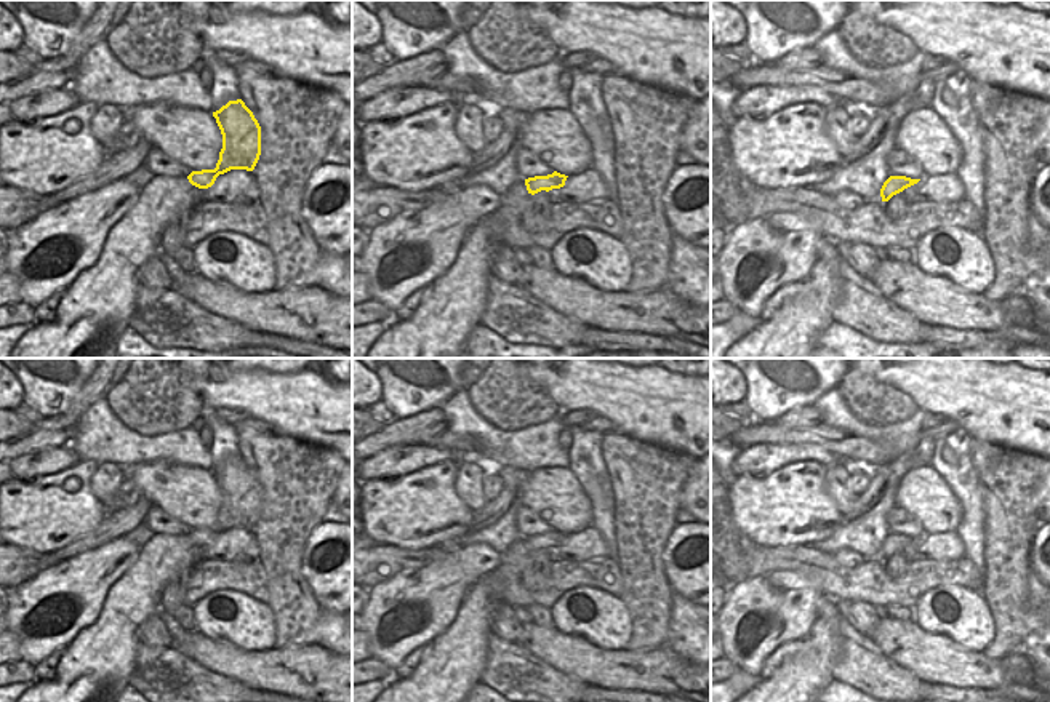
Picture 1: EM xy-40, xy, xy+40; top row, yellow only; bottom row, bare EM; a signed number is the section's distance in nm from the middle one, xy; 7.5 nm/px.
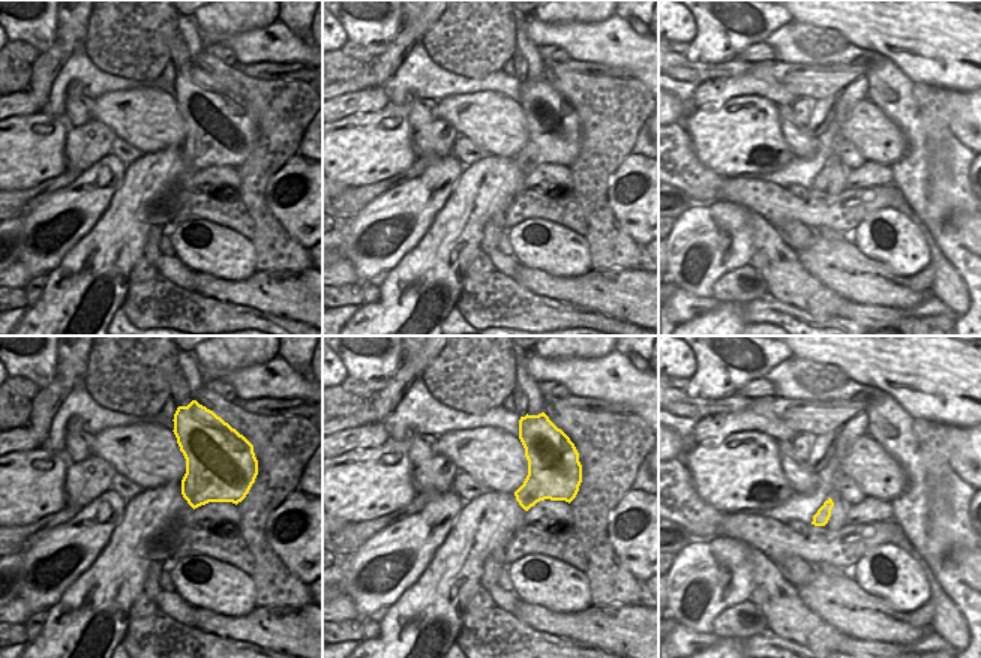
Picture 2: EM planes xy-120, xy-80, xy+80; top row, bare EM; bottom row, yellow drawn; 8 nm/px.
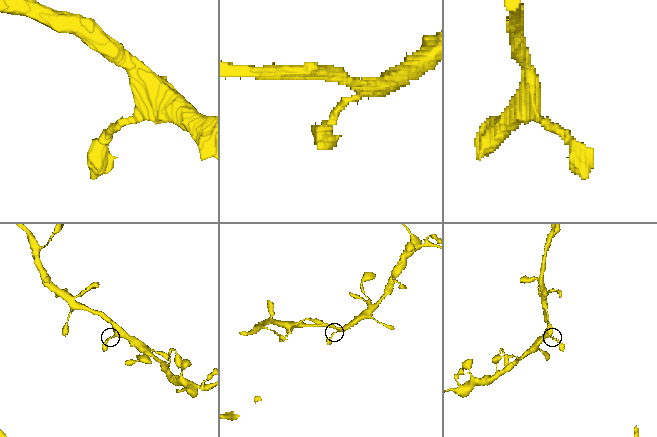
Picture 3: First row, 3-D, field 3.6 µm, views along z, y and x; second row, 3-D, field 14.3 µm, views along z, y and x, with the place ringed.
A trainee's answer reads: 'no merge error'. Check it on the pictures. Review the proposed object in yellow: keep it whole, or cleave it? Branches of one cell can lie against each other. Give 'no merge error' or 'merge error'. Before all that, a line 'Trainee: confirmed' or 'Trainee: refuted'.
Trainee: confirmed
no merge error

